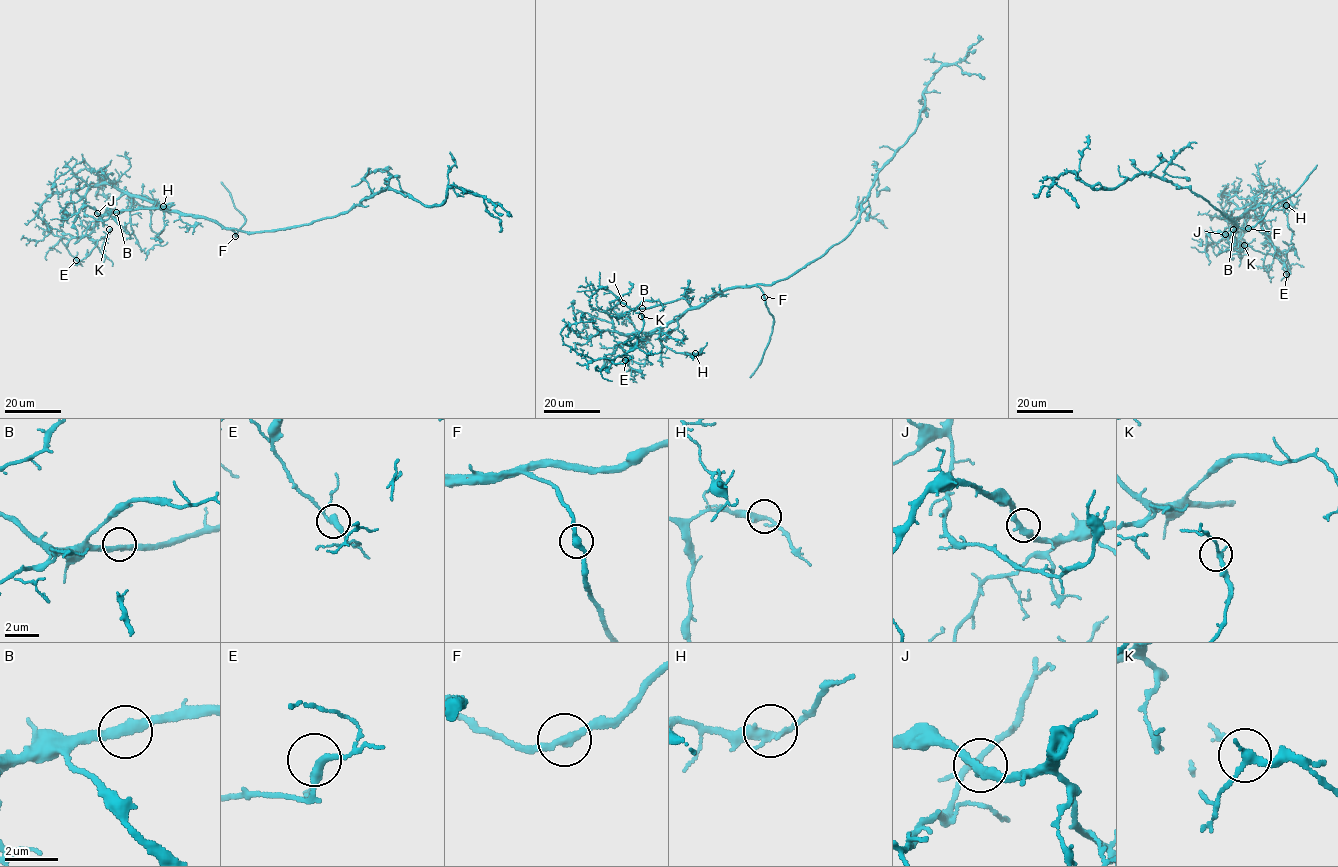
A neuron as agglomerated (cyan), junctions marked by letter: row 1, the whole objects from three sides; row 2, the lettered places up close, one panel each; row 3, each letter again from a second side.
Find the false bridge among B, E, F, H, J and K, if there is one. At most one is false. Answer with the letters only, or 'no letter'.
no letter

